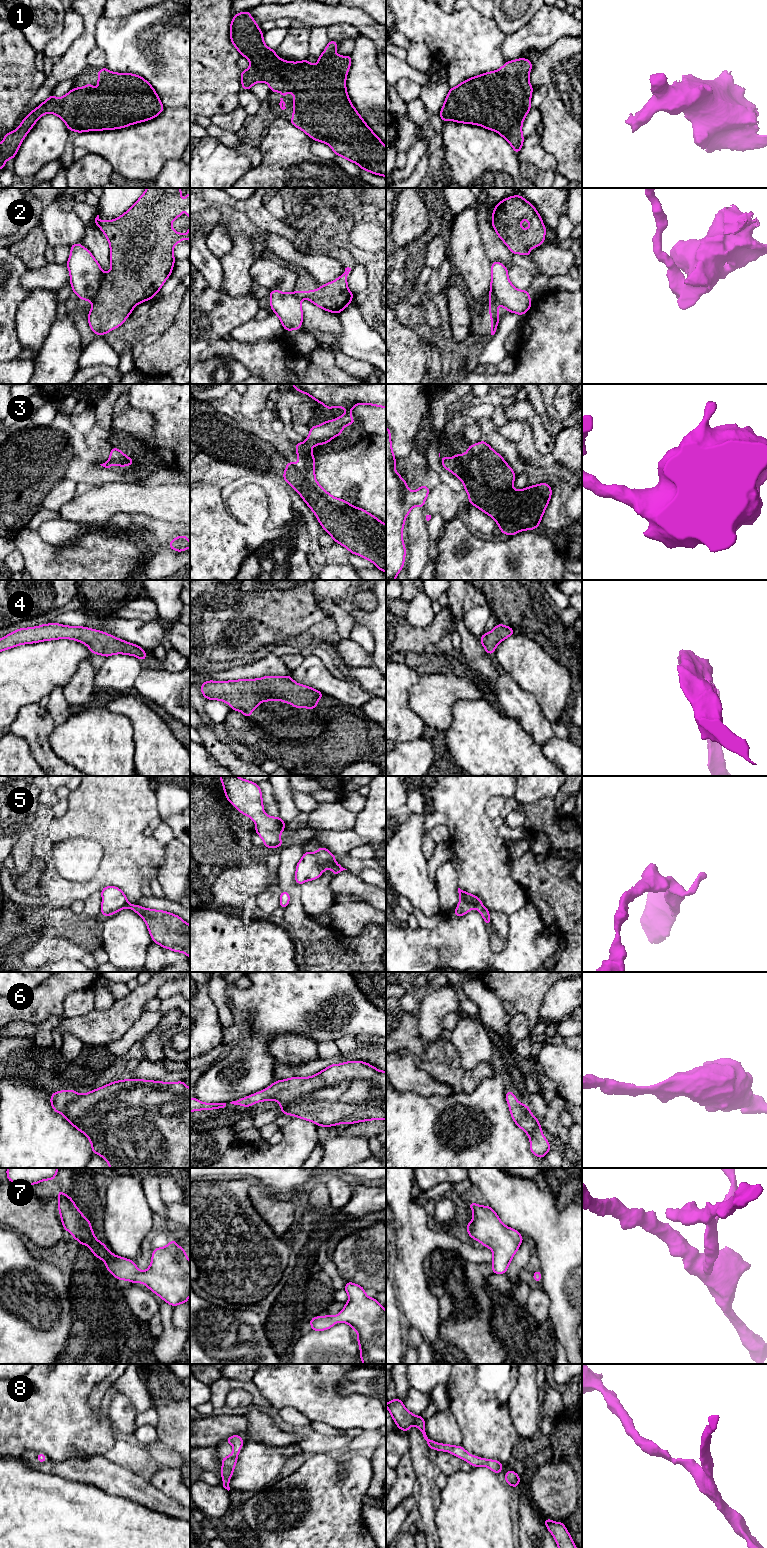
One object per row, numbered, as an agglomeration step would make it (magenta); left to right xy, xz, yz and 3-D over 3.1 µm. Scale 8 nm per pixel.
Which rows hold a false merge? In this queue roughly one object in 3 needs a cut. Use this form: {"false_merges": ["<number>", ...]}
{"false_merges": ["2", "3", "5"]}

